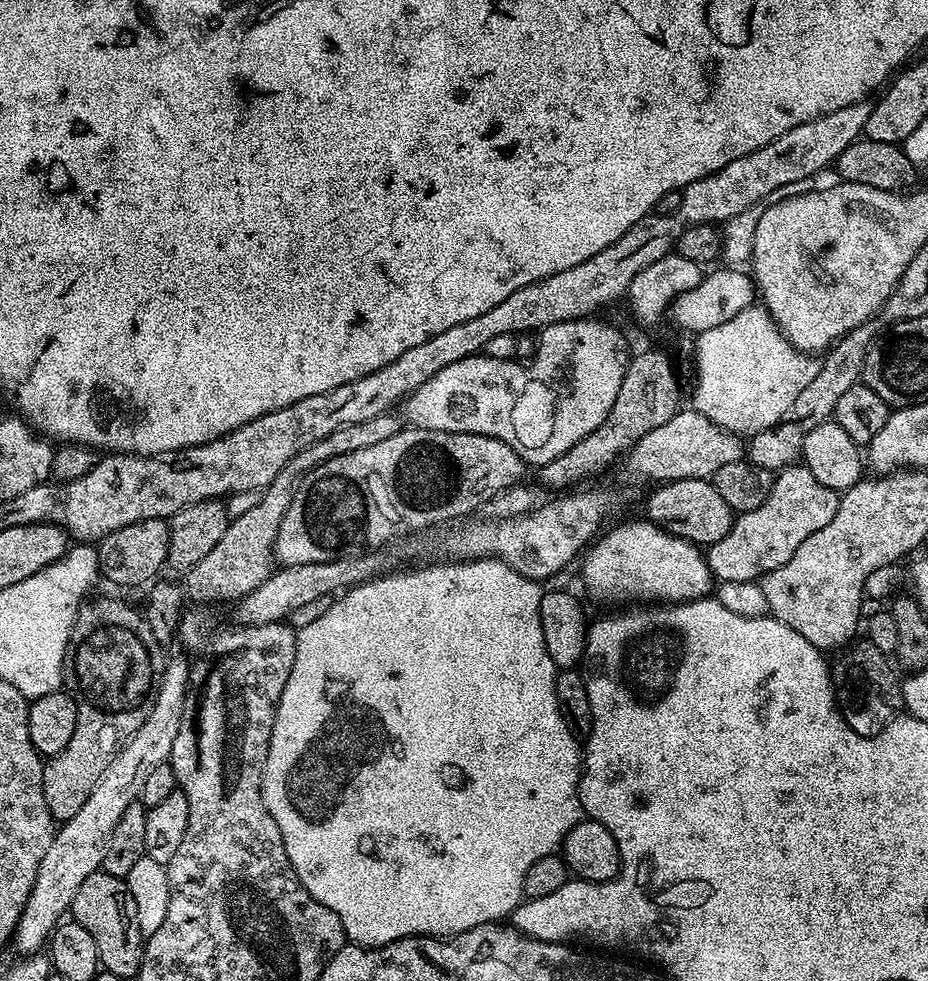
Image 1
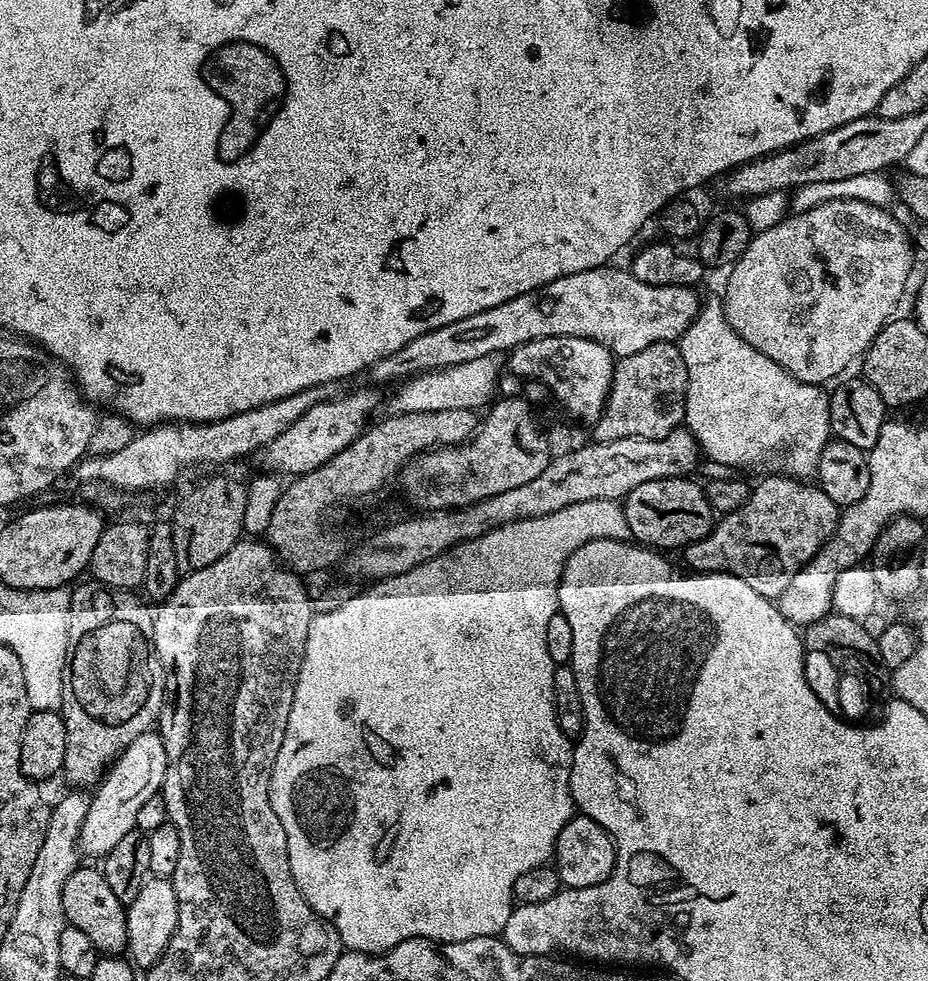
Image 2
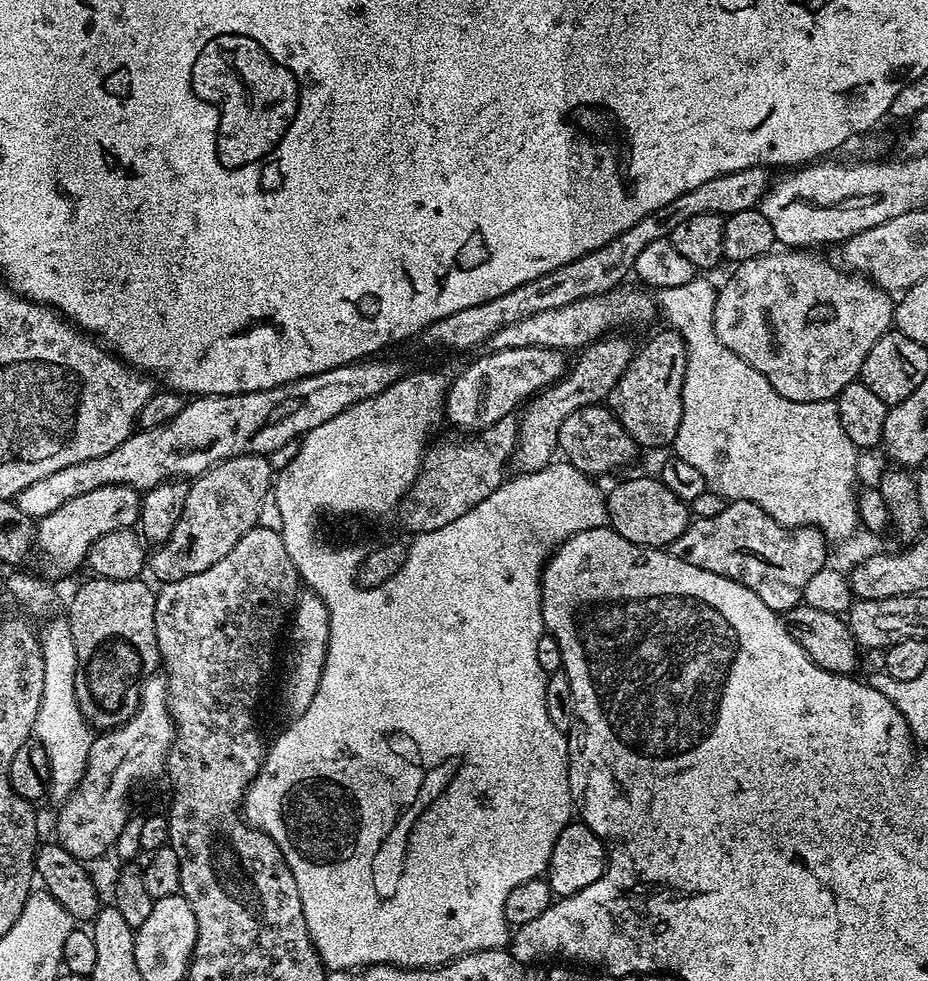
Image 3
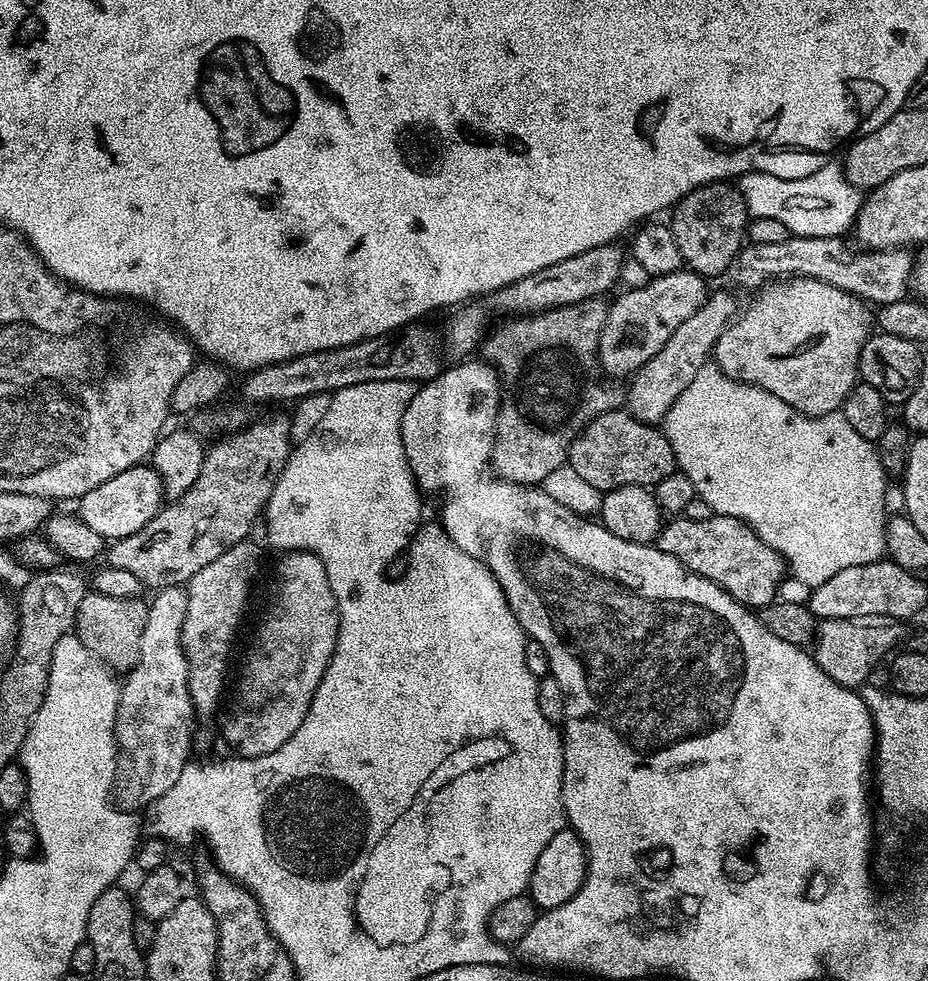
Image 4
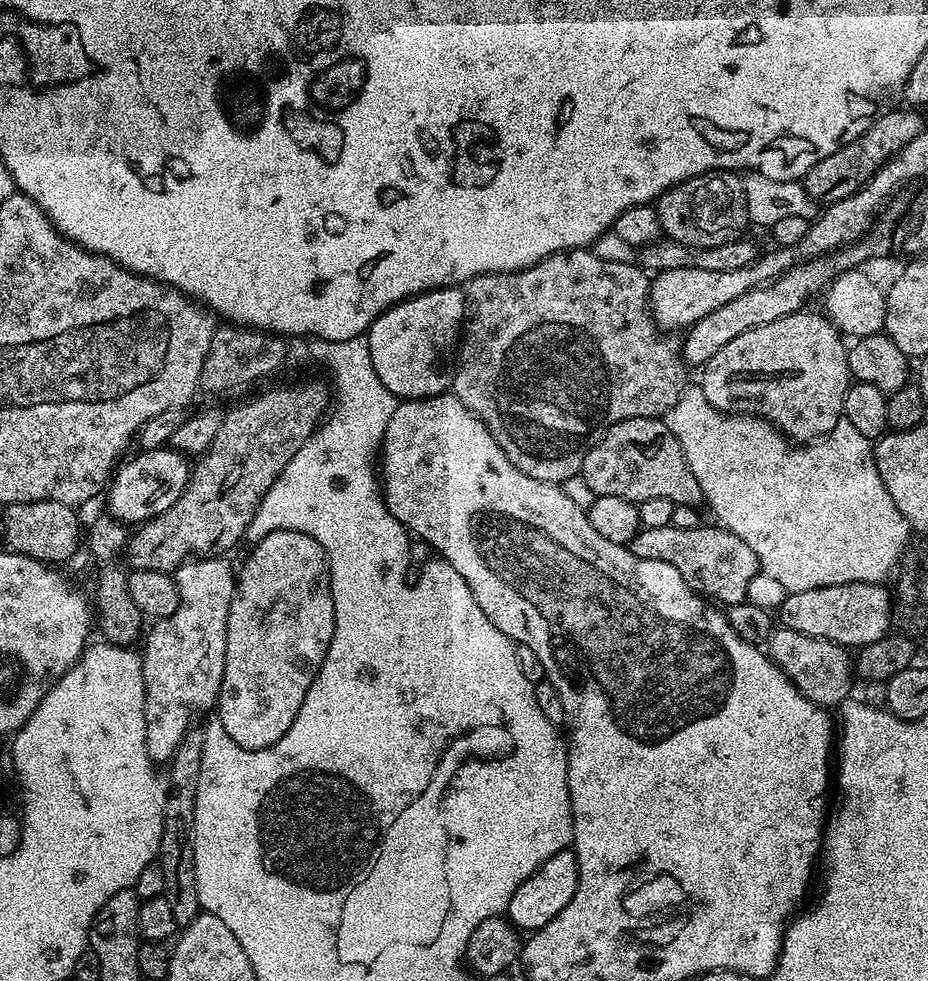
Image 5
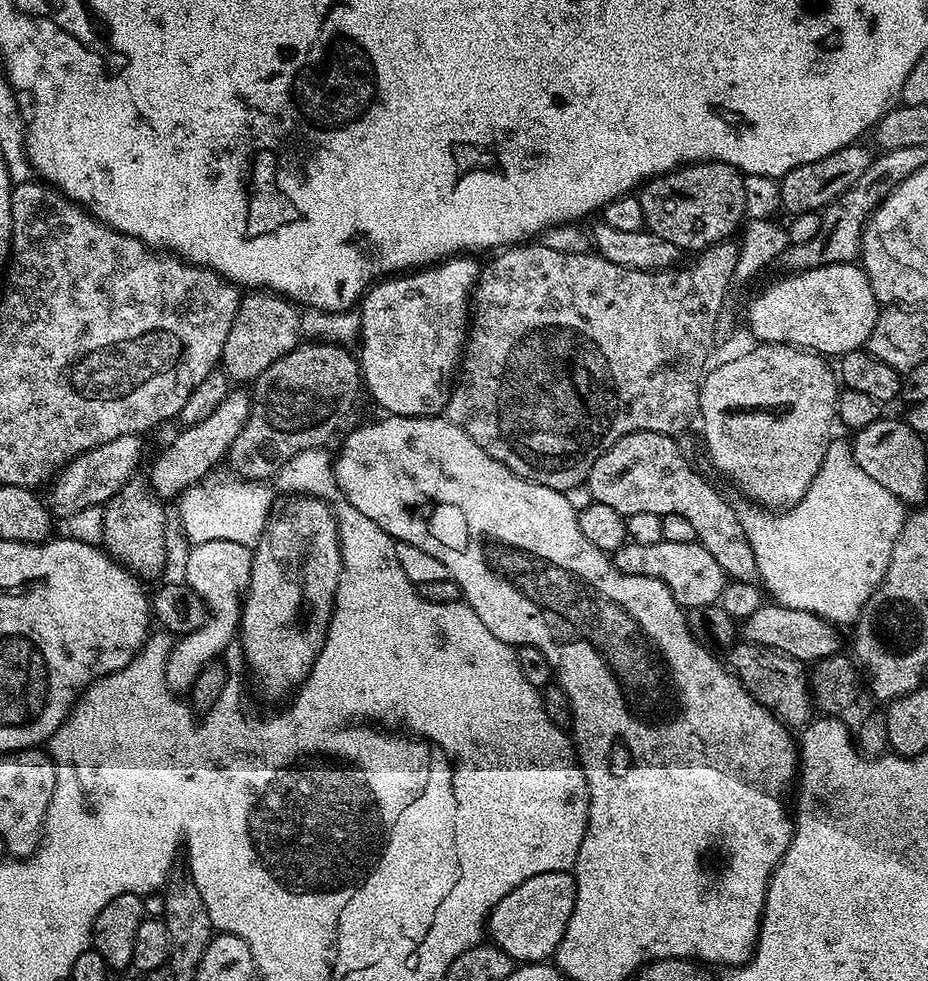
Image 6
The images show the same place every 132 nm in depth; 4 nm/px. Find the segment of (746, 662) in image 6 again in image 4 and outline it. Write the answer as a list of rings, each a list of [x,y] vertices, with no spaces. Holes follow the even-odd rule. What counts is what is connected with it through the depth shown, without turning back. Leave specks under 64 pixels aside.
[[[859,616],[858,618],[830,618],[829,620],[819,621],[815,625],[814,645],[816,644],[816,652],[814,651],[814,659],[817,666],[829,676],[834,678],[834,682],[838,682],[847,688],[859,689],[861,686],[869,683],[872,667],[897,647],[896,643],[903,641],[906,636],[904,632],[905,625],[900,622],[893,622],[887,616]]]

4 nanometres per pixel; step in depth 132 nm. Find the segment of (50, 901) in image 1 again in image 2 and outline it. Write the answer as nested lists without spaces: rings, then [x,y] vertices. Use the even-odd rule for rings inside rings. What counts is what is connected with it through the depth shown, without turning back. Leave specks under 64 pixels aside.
[[[149,730],[138,734],[130,746],[116,757],[107,769],[106,775],[99,781],[98,787],[91,795],[86,818],[82,822],[79,849],[85,857],[108,855],[126,834],[137,831],[136,823],[142,806],[149,798],[154,798],[164,786],[166,774],[166,746],[159,731]]]

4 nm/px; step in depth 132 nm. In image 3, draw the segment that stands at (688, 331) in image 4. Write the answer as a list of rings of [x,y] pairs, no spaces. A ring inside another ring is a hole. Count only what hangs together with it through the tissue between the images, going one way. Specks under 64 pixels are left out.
[[[665,330],[660,332],[644,349],[637,351],[632,357],[630,366],[618,378],[618,386],[608,395],[606,404],[622,422],[622,426],[636,440],[637,445],[648,448],[660,448],[663,444],[675,445],[678,434],[678,422],[682,422],[682,386],[686,378],[686,346],[676,332]]]

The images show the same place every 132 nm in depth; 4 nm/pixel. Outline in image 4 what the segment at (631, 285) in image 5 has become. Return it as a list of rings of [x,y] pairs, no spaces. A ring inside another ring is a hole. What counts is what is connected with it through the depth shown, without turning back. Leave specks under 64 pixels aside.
[[[603,299],[583,300],[545,312],[533,312],[531,316],[508,318],[505,324],[498,325],[493,332],[491,329],[485,335],[482,341],[483,351],[516,352],[521,348],[524,352],[536,352],[536,372],[522,377],[513,386],[512,393],[509,396],[507,393],[500,401],[490,465],[491,471],[499,479],[510,484],[543,485],[544,479],[554,474],[554,470],[565,467],[568,451],[579,432],[603,412],[611,412],[621,407],[621,389],[619,392],[612,385],[615,383],[602,375],[600,367],[600,335],[607,313],[608,304]]]

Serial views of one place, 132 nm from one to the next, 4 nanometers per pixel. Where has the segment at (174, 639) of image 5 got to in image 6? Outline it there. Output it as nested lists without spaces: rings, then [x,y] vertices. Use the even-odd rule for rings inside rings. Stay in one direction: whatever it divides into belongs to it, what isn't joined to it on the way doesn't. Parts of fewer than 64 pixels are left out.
[[[211,540],[191,545],[184,560],[184,576],[189,588],[193,588],[207,604],[208,620],[198,630],[183,633],[173,643],[172,654],[167,662],[168,685],[177,693],[184,694],[191,689],[200,672],[212,661],[219,661],[232,639],[237,639],[240,626],[242,601],[248,591],[252,574],[253,549],[246,544]]]

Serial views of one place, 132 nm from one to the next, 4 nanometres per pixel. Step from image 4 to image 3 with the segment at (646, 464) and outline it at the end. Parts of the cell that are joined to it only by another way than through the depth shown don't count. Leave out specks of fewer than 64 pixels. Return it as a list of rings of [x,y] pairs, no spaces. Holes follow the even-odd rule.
[[[592,404],[587,410],[571,412],[558,430],[558,452],[567,463],[589,478],[601,478],[615,468],[624,468],[636,456],[638,445],[618,422],[611,408]]]

